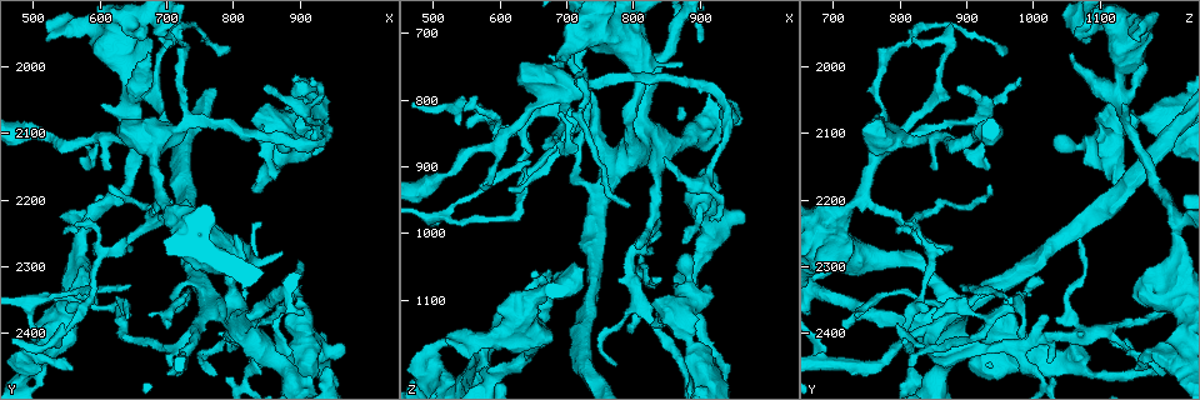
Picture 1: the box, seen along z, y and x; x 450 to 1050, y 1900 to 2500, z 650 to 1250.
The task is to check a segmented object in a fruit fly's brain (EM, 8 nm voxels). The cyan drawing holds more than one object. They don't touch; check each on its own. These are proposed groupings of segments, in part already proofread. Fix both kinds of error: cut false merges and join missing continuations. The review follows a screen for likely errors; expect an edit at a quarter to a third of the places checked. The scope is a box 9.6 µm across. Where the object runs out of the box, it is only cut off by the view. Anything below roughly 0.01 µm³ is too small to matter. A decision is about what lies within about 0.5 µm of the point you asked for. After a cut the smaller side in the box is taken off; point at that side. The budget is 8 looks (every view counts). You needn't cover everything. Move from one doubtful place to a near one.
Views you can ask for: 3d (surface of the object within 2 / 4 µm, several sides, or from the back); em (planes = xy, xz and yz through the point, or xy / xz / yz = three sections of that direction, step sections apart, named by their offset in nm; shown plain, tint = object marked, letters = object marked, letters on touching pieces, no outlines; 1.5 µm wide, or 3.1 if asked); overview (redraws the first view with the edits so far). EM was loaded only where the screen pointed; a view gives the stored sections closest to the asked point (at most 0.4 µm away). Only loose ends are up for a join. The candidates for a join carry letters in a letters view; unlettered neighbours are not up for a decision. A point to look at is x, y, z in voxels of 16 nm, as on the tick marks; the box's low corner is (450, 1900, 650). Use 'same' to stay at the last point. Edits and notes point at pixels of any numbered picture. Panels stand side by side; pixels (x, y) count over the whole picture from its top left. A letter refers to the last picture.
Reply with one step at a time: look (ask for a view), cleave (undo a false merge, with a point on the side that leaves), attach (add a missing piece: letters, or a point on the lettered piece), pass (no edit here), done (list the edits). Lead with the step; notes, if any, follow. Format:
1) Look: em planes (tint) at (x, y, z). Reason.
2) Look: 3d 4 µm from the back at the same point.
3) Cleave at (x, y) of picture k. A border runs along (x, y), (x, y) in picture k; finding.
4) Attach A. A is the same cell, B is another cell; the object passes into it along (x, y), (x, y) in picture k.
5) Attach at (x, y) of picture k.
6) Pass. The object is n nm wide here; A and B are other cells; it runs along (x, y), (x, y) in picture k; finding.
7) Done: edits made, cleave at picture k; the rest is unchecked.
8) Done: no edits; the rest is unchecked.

Look: 3d 4 µm at (730, 2075, 775). Three arms meet.

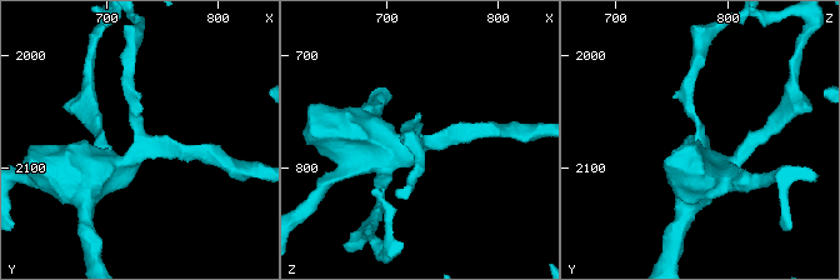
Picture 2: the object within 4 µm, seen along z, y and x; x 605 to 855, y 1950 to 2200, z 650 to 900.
Look: em xy step 4 (letters) at (730, 2074, 774). 3 arms meet here; the arms are 160, 220, 480 nm wide; shape alone is not enough.

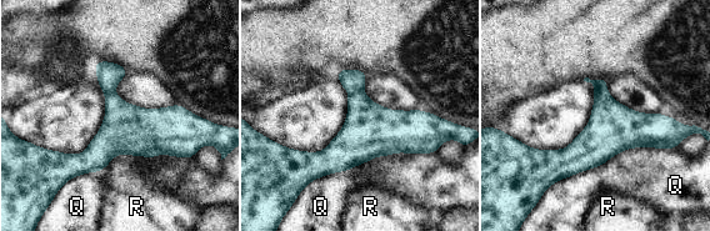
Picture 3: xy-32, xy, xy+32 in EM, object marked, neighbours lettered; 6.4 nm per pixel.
Pass. The object is 320 nm wide here; Q and R are other cells; one neuron here.

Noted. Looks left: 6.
Look: em planes (plain) at (650, 2270, 880). Branch stops here.

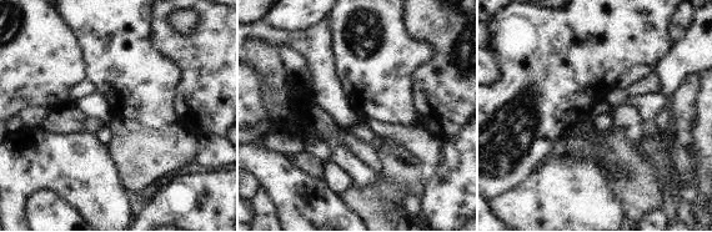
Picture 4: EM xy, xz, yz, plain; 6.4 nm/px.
Look: em planes (letters) at the same point. What lies round it.

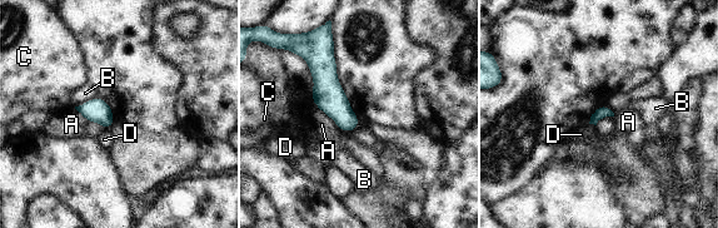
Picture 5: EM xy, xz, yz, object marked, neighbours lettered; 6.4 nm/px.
Pass. A, B, C and D are other cells; no lettered piece goes on from it.

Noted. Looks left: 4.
Look: em planes (letters) at (845, 2230, 1065). End of a long branch.

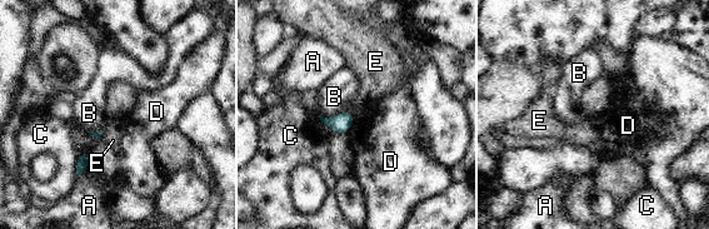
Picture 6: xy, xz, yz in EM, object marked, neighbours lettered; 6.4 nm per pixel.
Pass. The longest contact is with B, 180 nm; A, B, C, D and E are other cells; a border runs along (355, 115), (345, 133) in picture 6; none of them fits.

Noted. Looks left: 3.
Done: no edits; the rest is unchecked.

